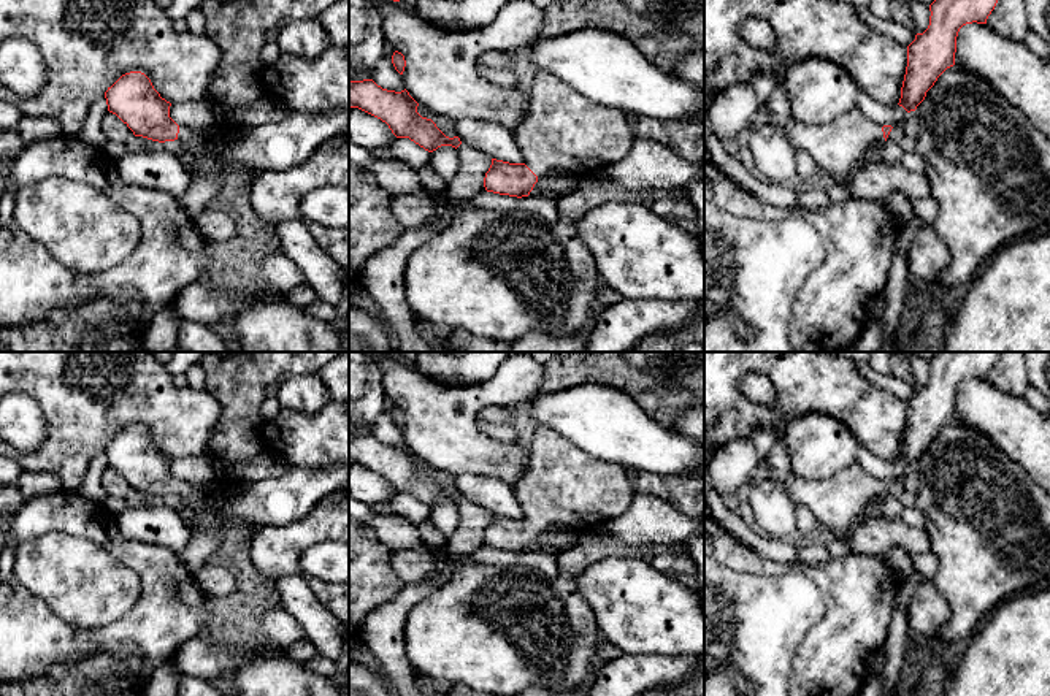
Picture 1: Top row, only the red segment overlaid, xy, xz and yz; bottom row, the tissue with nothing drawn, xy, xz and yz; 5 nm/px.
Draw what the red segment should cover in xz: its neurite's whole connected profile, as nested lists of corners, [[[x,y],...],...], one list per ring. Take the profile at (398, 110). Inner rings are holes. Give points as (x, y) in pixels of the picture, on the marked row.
[[[373,79],[349,81],[349,106],[381,119],[397,138],[409,138],[428,152],[462,144],[458,136],[446,136],[431,119],[422,117],[417,113],[419,103],[406,89],[387,90]]]

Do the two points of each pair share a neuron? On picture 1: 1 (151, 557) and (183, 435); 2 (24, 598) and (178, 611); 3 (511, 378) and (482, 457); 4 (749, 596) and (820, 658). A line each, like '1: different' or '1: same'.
1: different
2: same
3: same
4: different

